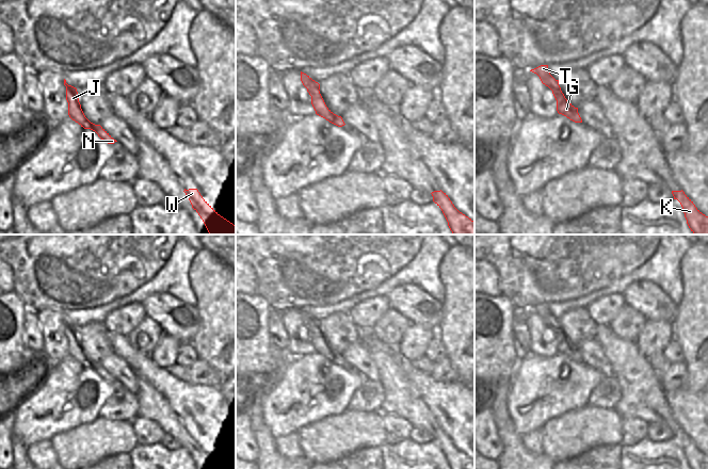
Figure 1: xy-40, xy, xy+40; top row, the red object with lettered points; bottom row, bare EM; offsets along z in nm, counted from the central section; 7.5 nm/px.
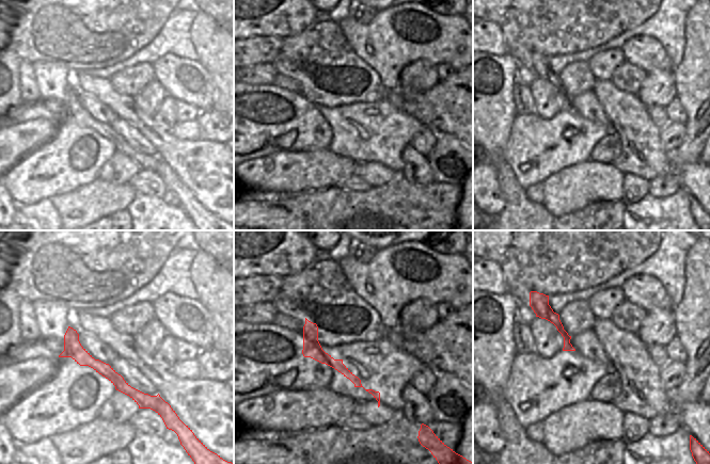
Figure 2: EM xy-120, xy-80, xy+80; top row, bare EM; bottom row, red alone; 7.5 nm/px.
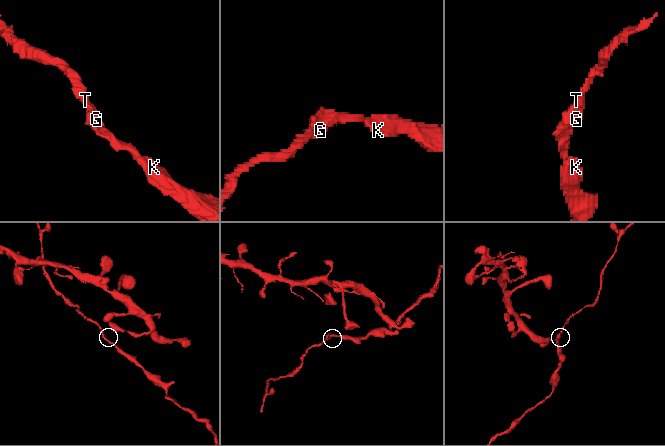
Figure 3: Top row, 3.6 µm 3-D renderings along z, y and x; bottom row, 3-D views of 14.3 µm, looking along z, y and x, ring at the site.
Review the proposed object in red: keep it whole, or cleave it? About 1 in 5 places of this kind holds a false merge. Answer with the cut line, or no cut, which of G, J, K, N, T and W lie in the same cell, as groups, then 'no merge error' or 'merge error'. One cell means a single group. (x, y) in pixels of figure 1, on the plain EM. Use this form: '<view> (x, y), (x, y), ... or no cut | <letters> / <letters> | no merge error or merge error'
no cut | G J K N T W | no merge error

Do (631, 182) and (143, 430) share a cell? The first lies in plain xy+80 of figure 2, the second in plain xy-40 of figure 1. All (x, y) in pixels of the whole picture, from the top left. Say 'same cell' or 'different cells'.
same cell

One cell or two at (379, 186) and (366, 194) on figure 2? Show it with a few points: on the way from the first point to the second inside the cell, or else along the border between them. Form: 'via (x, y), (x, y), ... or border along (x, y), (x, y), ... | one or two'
border along (368, 180), (376, 198) | two

